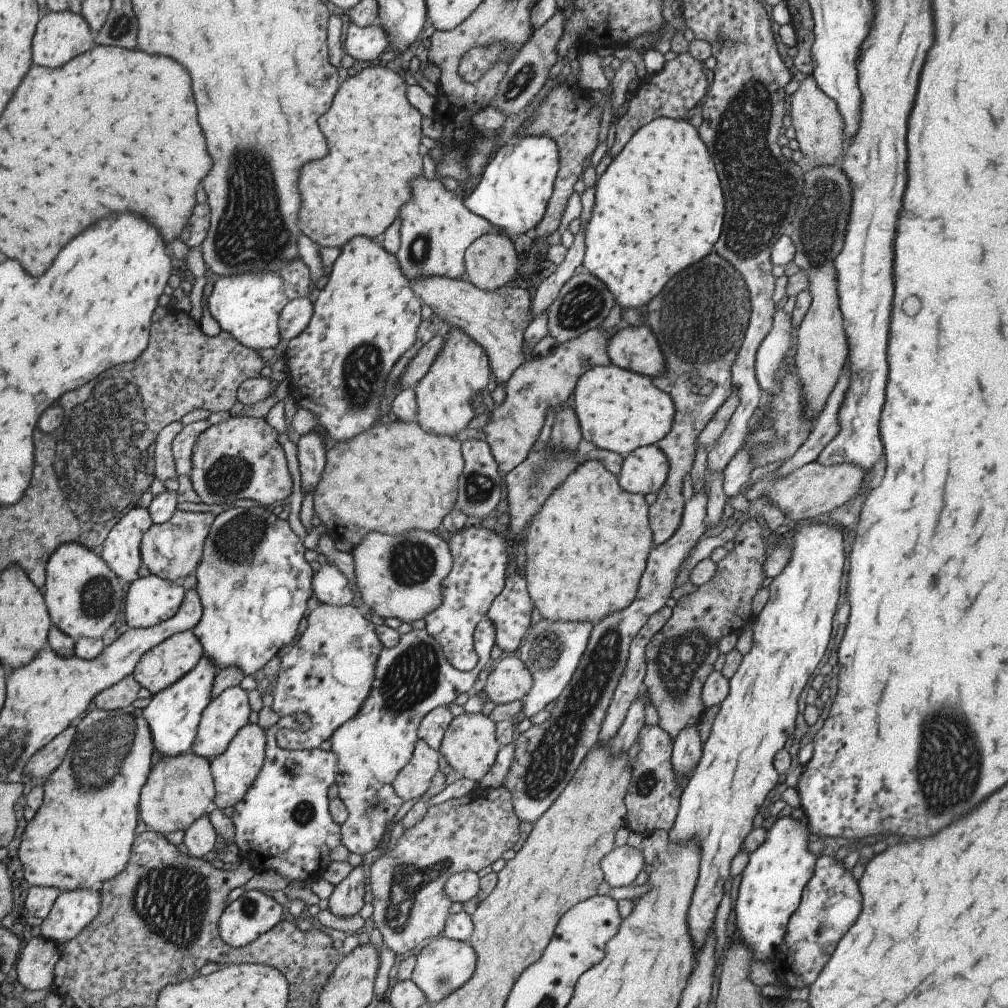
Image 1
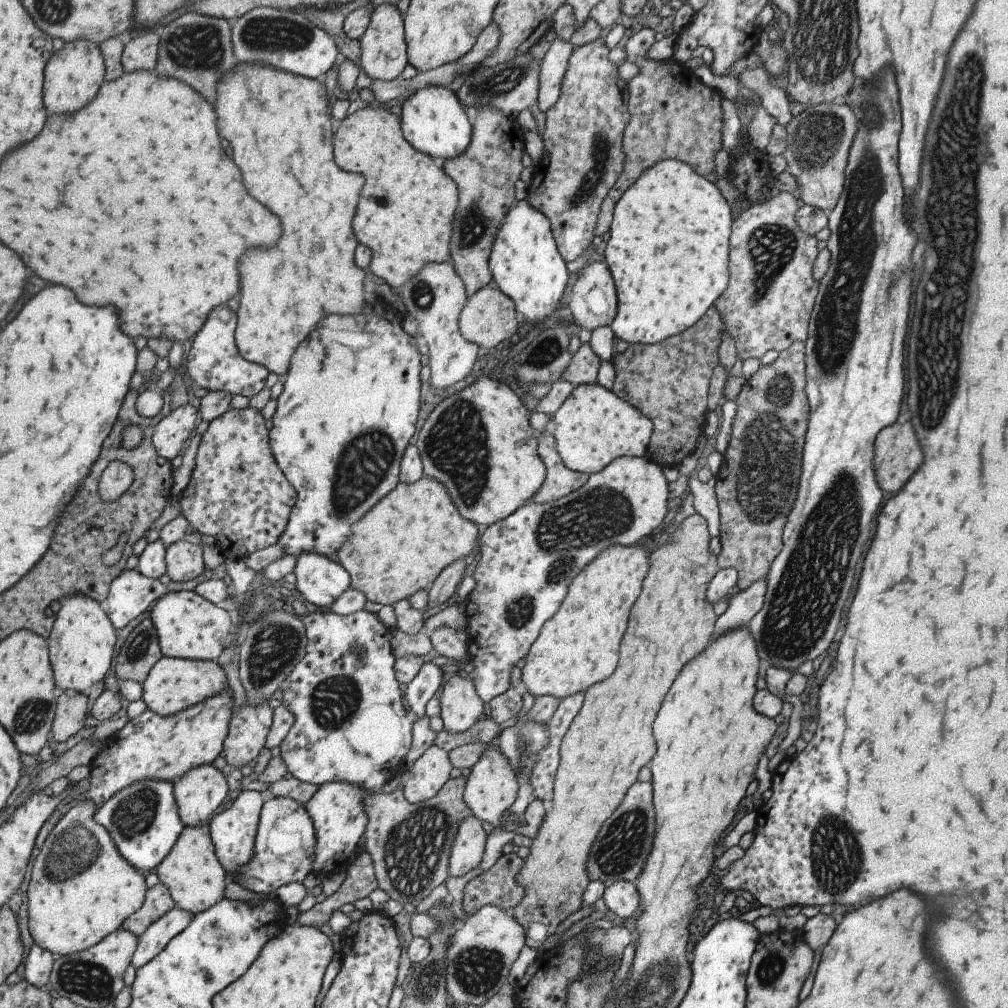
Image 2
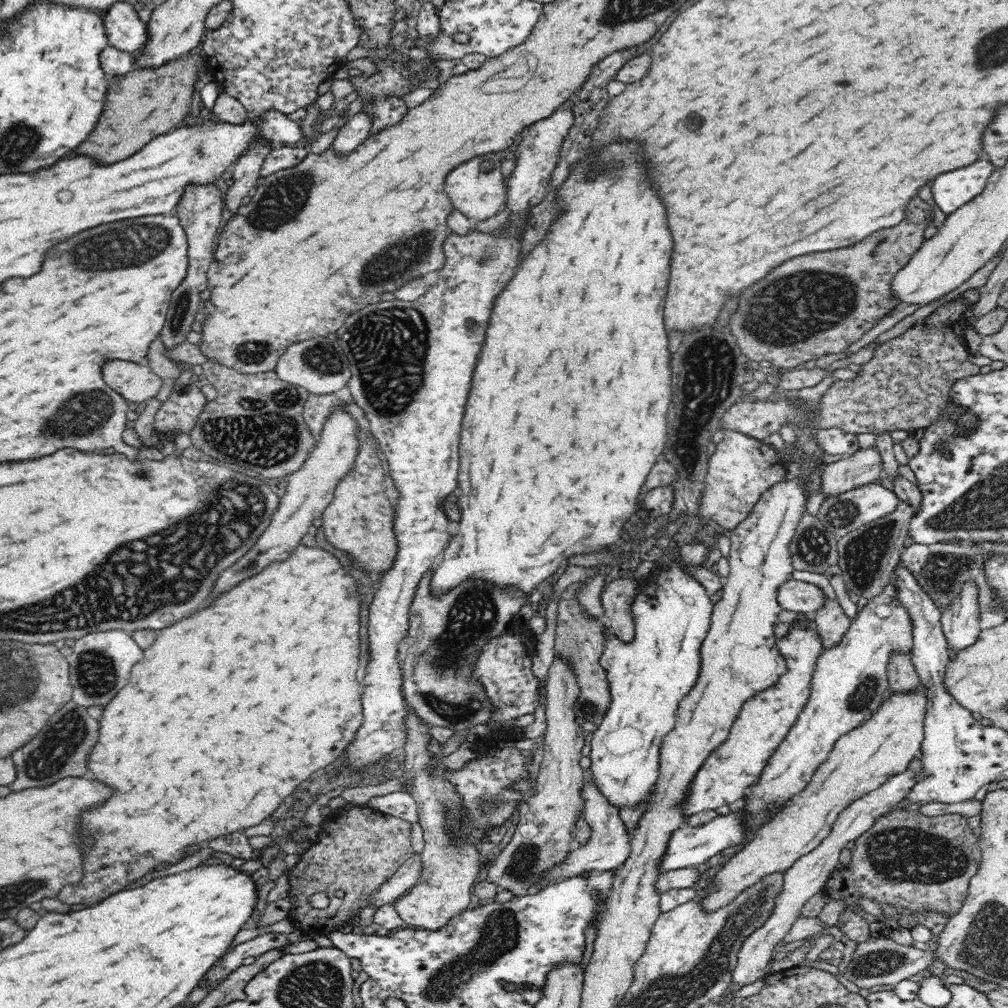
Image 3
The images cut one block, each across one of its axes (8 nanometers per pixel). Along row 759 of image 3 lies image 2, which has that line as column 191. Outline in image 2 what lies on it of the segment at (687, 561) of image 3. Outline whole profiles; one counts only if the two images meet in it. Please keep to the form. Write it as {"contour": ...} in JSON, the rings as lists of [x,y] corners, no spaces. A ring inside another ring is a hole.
{"contour":[[[178,590],[163,595],[150,614],[163,657],[216,661],[224,652],[235,618],[226,607],[215,606],[195,591]]]}

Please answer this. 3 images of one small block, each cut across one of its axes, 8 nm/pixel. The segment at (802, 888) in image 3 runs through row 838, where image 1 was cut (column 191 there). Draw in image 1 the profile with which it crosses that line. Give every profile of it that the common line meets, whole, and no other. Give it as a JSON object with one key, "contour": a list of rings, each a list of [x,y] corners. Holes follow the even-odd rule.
{"contour":[[[206,812],[185,830],[183,843],[188,848],[188,855],[198,858],[206,856],[214,848],[216,836],[217,832],[210,822],[208,812]]]}

